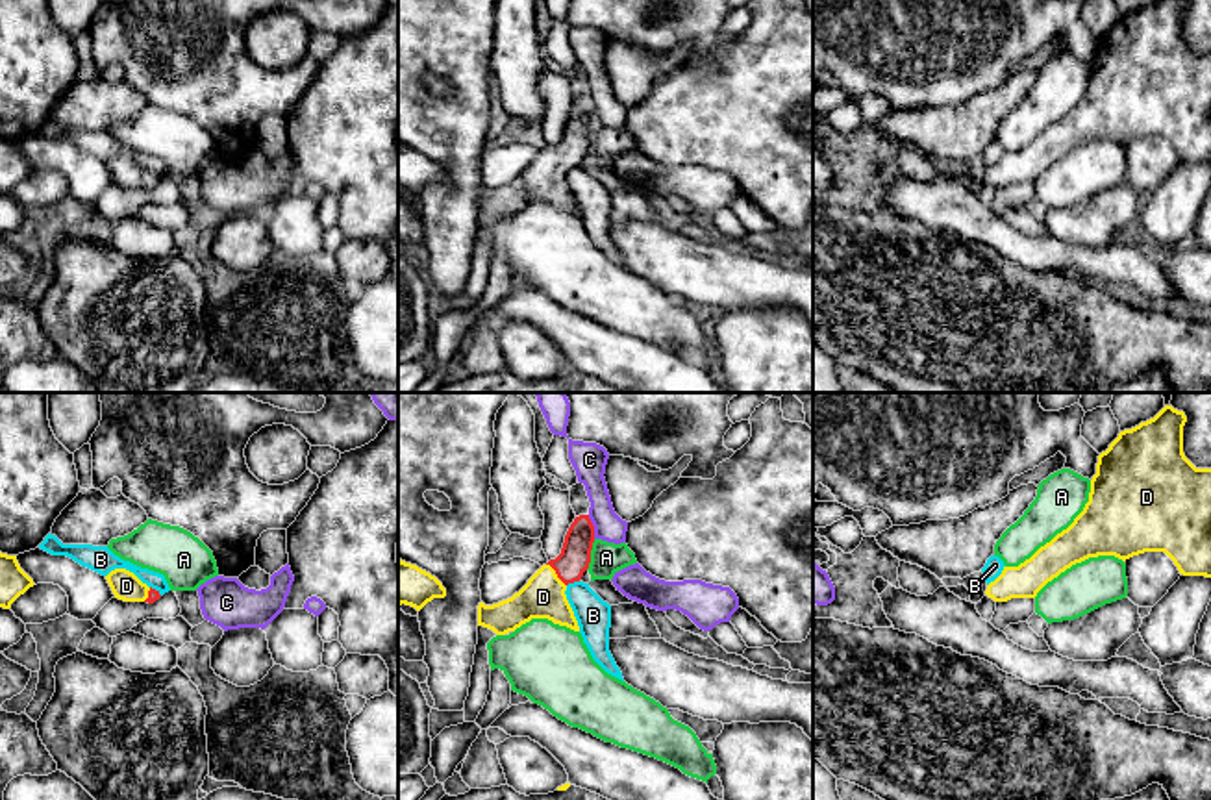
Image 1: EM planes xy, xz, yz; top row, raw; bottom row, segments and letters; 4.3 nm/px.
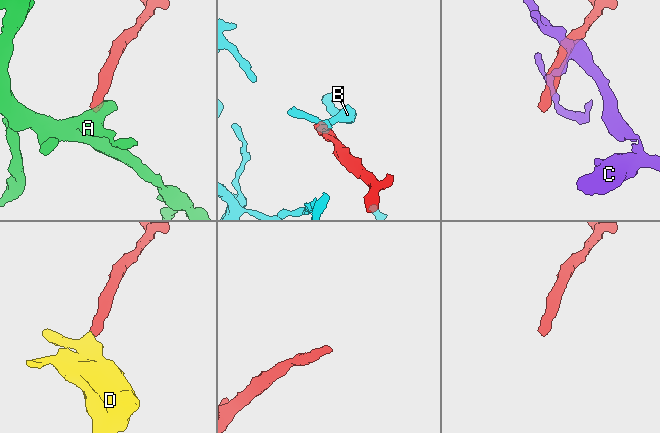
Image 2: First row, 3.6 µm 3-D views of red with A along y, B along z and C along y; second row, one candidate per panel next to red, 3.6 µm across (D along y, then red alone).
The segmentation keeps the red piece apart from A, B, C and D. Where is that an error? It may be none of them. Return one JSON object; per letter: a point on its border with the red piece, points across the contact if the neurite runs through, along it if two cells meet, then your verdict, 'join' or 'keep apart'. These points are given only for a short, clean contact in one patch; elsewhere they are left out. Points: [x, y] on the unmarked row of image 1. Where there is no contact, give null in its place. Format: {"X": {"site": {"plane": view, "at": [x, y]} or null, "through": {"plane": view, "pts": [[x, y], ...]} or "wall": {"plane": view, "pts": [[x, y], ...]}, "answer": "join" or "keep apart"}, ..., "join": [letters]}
{"A": {"site": {"plane": "xz", "at": [589, 139]}, "answer": "keep apart"}, "B": {"site": {"plane": "xz", "at": [573, 167]}, "answer": "keep apart"}, "C": {"site": {"plane": "xz", "at": [593, 112]}, "answer": "keep apart"}, "D": {"site": {"plane": "xz", "at": [556, 158]}, "through": {"plane": "xz", "pts": [[574, 143], [556, 158], [543, 182]]}, "answer": "join"}, "join": ["D"]}

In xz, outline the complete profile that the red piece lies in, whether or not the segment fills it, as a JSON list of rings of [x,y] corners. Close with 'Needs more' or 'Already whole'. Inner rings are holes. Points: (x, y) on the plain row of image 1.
[[[589,100],[576,102],[565,120],[561,139],[543,150],[518,178],[493,191],[480,187],[478,211],[506,220],[531,204],[548,204],[580,217],[565,176],[589,154],[593,128],[594,111]]]. Needs more

